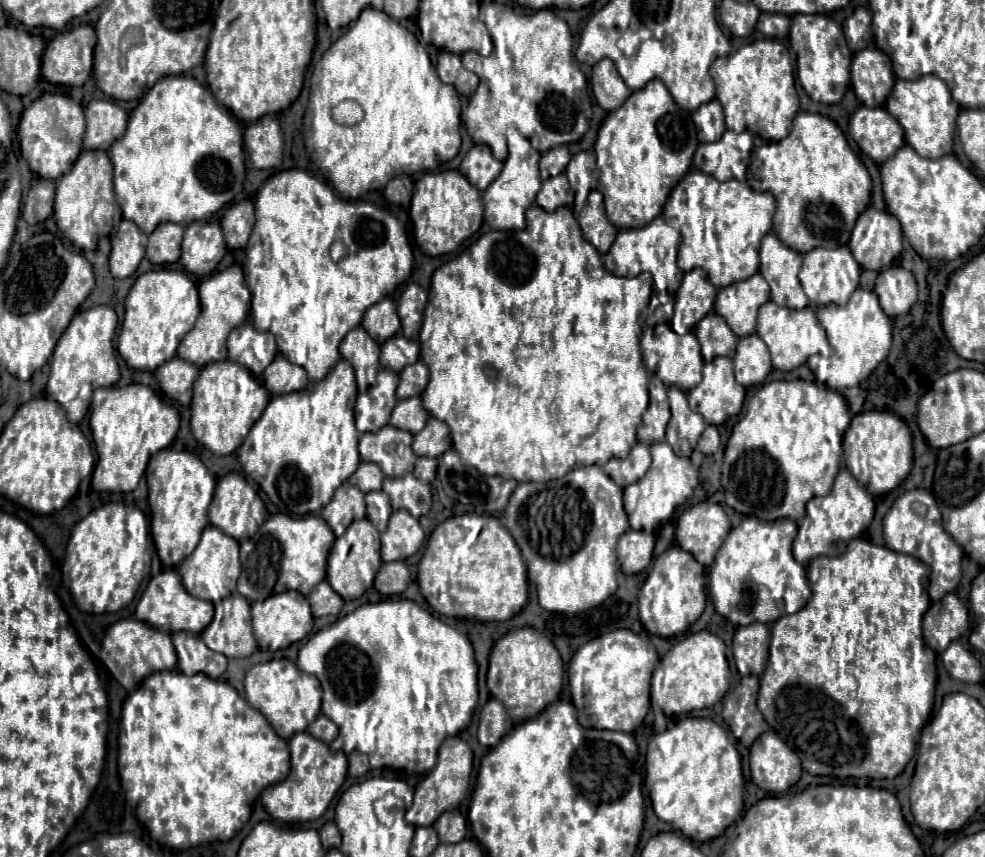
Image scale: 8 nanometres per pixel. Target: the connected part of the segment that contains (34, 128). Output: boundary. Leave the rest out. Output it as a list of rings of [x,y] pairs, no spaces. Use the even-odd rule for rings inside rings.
[[[43,95],[27,107],[19,121],[21,157],[29,163],[31,171],[43,179],[57,179],[73,167],[81,153],[81,139],[85,133],[83,107],[67,95]]]

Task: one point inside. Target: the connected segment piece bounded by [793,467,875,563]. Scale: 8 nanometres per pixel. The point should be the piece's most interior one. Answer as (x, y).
(832, 521)

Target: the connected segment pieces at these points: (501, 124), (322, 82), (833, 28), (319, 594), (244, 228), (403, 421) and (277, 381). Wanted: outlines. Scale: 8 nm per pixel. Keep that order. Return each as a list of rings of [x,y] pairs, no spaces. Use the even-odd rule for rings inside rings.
[[[497,2],[481,3],[479,19],[487,25],[481,35],[481,47],[461,57],[463,66],[479,77],[479,87],[463,115],[463,125],[473,143],[487,145],[493,157],[503,161],[507,157],[506,131],[511,125],[517,125],[541,153],[579,141],[589,129],[591,101],[587,79],[571,55],[571,33],[565,20],[550,9],[523,15]]]
[[[367,7],[357,23],[341,35],[315,65],[311,77],[311,87],[307,109],[303,118],[302,132],[304,146],[309,157],[327,177],[333,189],[343,199],[357,199],[371,189],[383,189],[389,179],[403,173],[417,173],[425,169],[435,169],[445,161],[451,161],[461,147],[461,103],[459,93],[453,85],[441,83],[437,71],[433,69],[427,51],[417,41],[413,33],[395,23],[383,11]],[[345,101],[357,101],[365,117],[357,125],[337,125],[331,119],[331,109]]]
[[[793,15],[789,43],[797,53],[797,75],[807,95],[817,103],[839,103],[849,87],[849,63],[853,59],[841,25],[825,15]]]
[[[321,581],[309,595],[309,605],[313,611],[313,617],[323,615],[337,615],[343,607],[343,599],[329,587],[327,581]]]
[[[245,199],[231,205],[221,219],[223,235],[229,249],[243,249],[253,229],[253,201]]]
[[[415,395],[415,397],[401,399],[395,405],[389,425],[399,427],[399,429],[405,429],[409,433],[417,433],[417,431],[421,431],[425,427],[427,417],[429,417],[429,413],[425,411],[425,407],[421,403],[421,397]]]
[[[277,355],[273,363],[263,371],[263,385],[271,395],[293,393],[303,389],[309,383],[309,377],[303,367],[289,363],[283,355]]]

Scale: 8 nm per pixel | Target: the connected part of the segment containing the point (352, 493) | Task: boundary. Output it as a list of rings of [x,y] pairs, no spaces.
[[[345,483],[335,491],[331,503],[321,509],[321,517],[329,523],[336,537],[341,537],[345,533],[349,523],[367,519],[364,497],[365,494],[360,489]]]

